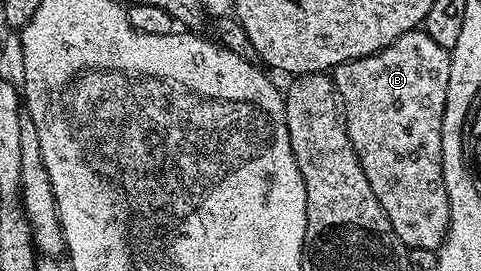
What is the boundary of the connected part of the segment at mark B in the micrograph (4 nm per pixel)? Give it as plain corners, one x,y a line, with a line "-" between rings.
414,30
395,38
382,52
348,60
331,72
351,146
363,166
363,174
367,174
367,182
371,182
371,190
375,190
375,198
379,198
379,206
383,206
406,249
440,249
449,229
449,199
443,186
441,165
441,131
447,82
451,78
450,55
450,49
439,46
435,38
423,30

